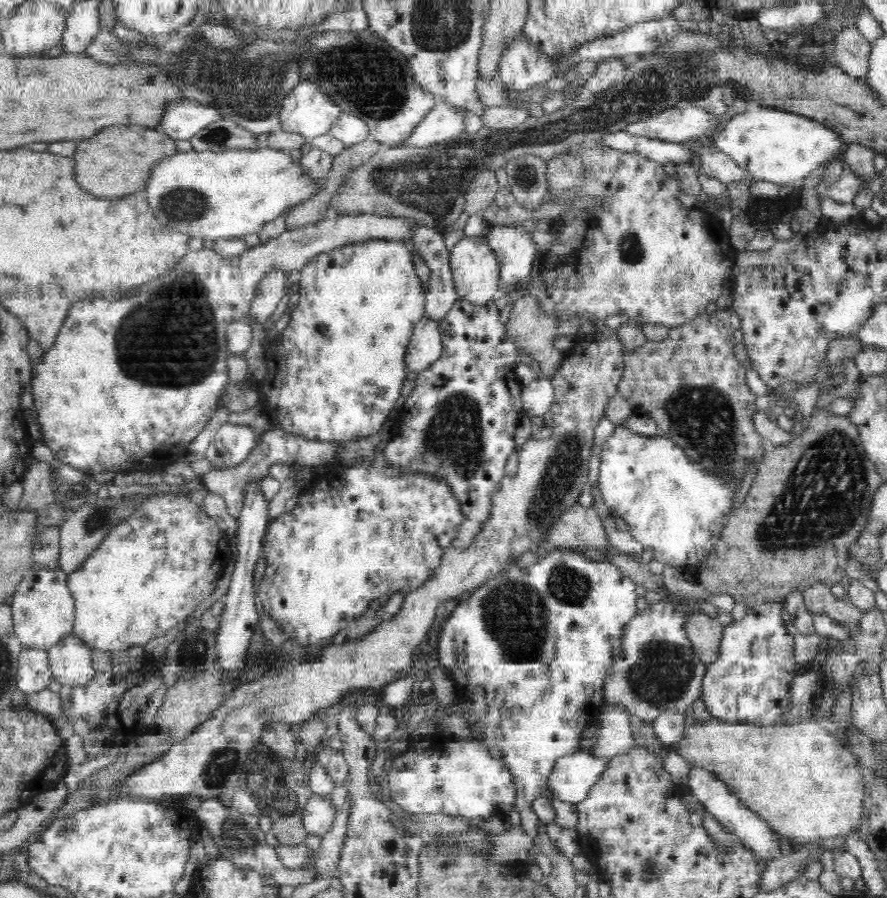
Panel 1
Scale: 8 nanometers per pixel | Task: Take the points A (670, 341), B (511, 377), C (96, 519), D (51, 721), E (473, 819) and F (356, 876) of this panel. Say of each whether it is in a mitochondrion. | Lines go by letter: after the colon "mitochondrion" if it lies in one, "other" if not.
A: other
B: other
C: mitochondrion
D: other
E: other
F: other

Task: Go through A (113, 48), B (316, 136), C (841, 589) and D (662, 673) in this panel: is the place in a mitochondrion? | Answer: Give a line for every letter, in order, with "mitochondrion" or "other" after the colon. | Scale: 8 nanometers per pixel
A: mitochondrion
B: other
C: other
D: mitochondrion

